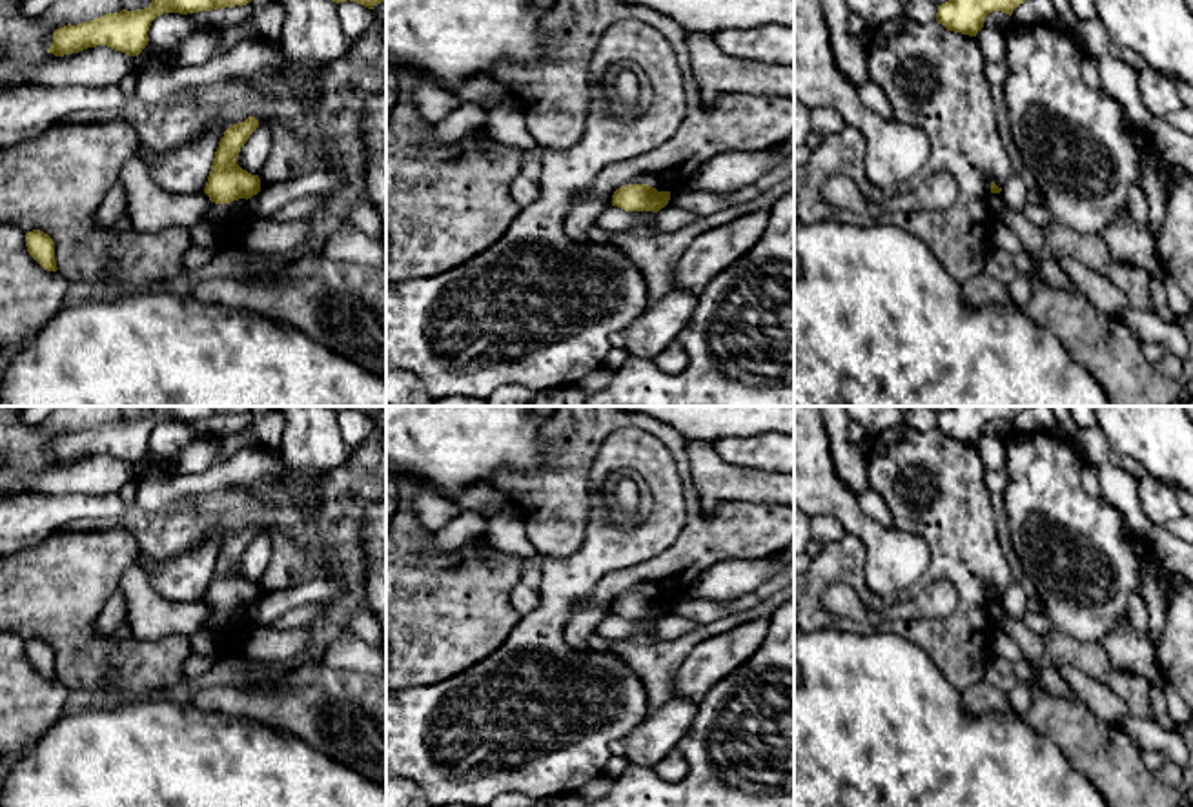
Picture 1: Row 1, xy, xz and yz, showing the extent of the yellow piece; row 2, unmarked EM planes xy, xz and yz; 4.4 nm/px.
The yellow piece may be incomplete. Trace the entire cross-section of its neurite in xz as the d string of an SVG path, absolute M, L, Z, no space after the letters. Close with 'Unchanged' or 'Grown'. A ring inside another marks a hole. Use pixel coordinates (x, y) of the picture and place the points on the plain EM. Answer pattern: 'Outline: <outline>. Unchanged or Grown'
Outline: M627 592L614 599L612 614L625 619L654 619L658 621L670 608L670 599L658 599L648 592Z. Unchanged

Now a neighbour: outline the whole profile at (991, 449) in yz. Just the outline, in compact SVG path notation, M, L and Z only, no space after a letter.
M982 435L976 448L987 470L1005 470L1007 452L1002 435Z

